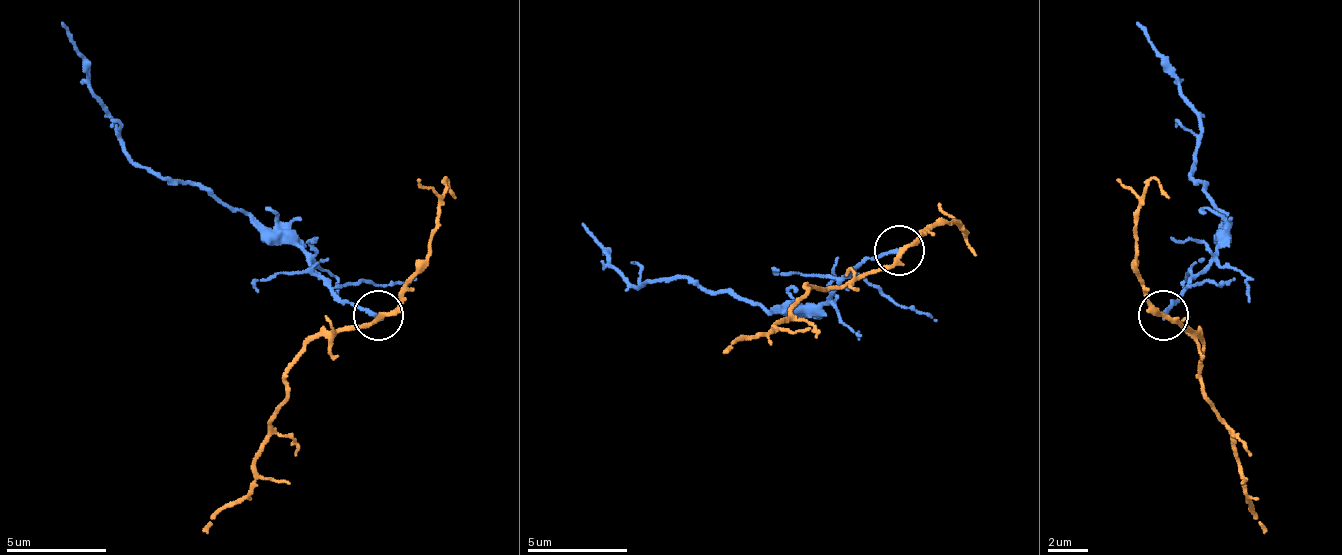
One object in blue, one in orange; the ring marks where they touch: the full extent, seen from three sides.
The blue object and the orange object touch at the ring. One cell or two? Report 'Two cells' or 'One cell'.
Two cells

